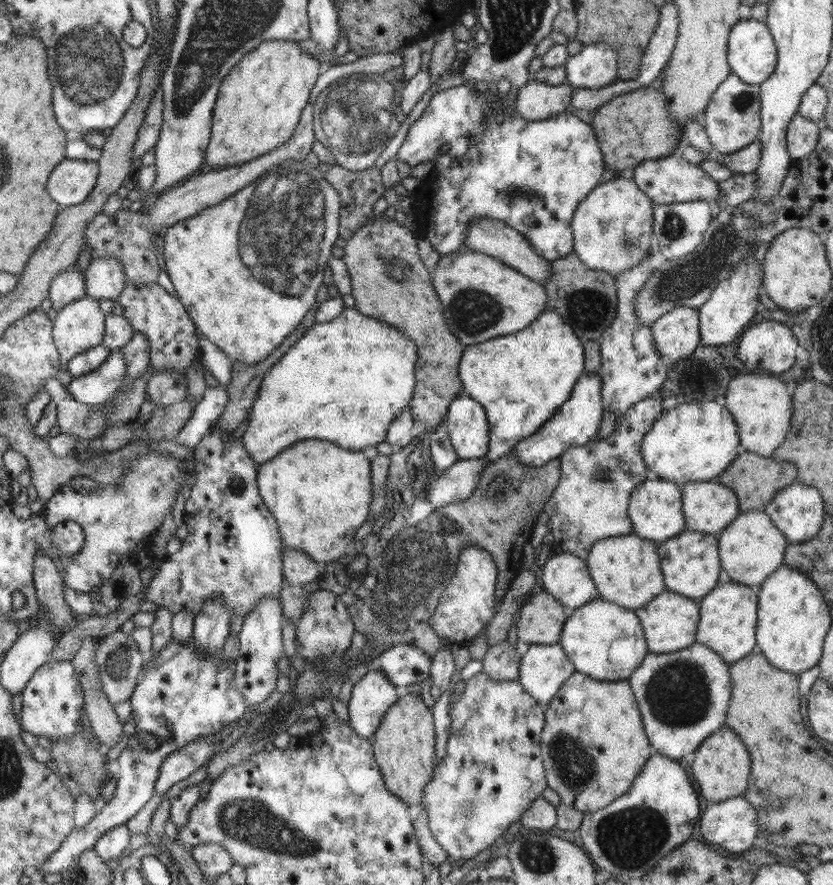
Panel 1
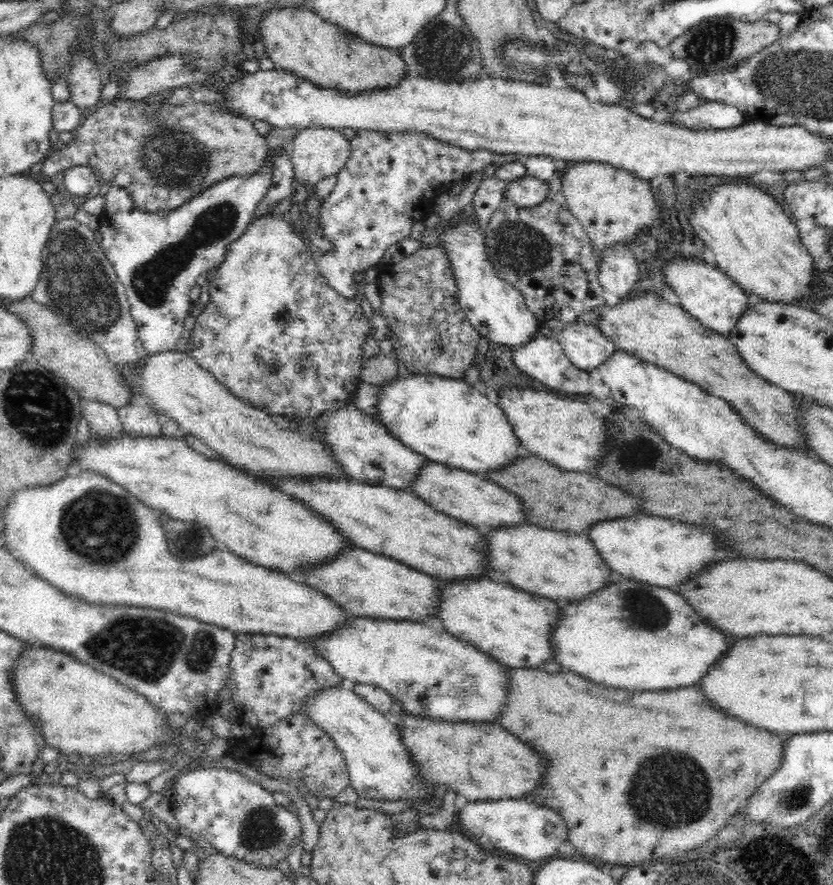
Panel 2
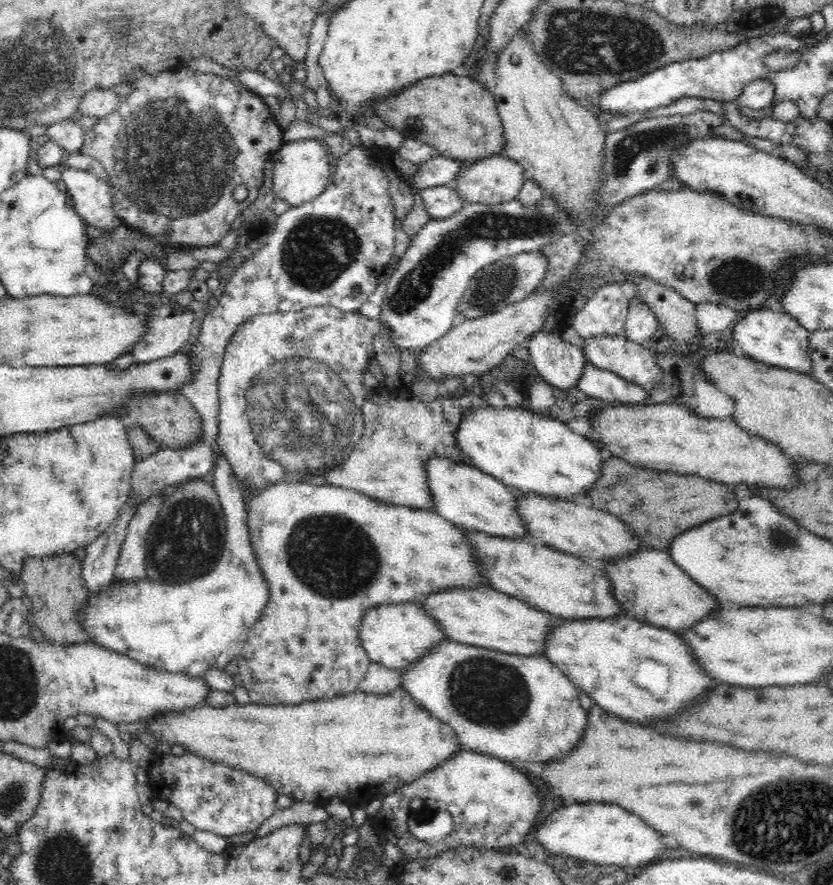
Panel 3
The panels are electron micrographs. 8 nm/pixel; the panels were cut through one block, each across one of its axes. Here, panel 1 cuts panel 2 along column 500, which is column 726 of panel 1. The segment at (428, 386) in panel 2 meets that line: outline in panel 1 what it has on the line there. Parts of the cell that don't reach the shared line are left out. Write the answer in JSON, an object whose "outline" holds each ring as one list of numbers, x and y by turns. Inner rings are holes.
{"outline":[[716,402,678,403,675,409,662,412,646,436,641,453,648,469,658,474,658,478,683,485,692,482,708,482,722,474,740,453,740,437,734,417,725,405]]}

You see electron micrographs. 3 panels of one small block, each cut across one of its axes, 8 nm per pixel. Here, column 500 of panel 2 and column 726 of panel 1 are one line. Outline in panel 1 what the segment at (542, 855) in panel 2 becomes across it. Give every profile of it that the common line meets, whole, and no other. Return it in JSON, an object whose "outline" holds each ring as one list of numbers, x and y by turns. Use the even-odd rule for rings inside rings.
{"outline":[[742,796,709,804,699,825,701,841,737,854,748,852,759,832,756,809]]}

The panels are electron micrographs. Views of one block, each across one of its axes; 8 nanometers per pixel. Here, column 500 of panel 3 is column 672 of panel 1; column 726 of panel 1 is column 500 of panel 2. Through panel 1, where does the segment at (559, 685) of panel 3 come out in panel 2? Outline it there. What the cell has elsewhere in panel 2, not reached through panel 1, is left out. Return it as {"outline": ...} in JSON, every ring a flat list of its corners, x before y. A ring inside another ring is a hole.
{"outline":[[350,617,339,629,306,639,320,656,332,665,333,671,349,686,372,683,390,693,403,704,403,712,442,721,470,721,496,723,507,705,506,665,480,652,469,642,452,636,435,624,394,619]]}

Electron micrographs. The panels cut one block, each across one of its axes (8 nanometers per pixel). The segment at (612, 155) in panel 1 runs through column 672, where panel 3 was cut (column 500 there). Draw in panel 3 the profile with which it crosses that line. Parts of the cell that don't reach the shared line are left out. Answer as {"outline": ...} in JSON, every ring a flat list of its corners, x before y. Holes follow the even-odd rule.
{"outline":[[461,72,417,80,417,83,373,104,371,109,382,122,401,132,405,138,431,144,438,154,463,164,502,154,505,148,504,127,492,90,486,89,482,81]]}

